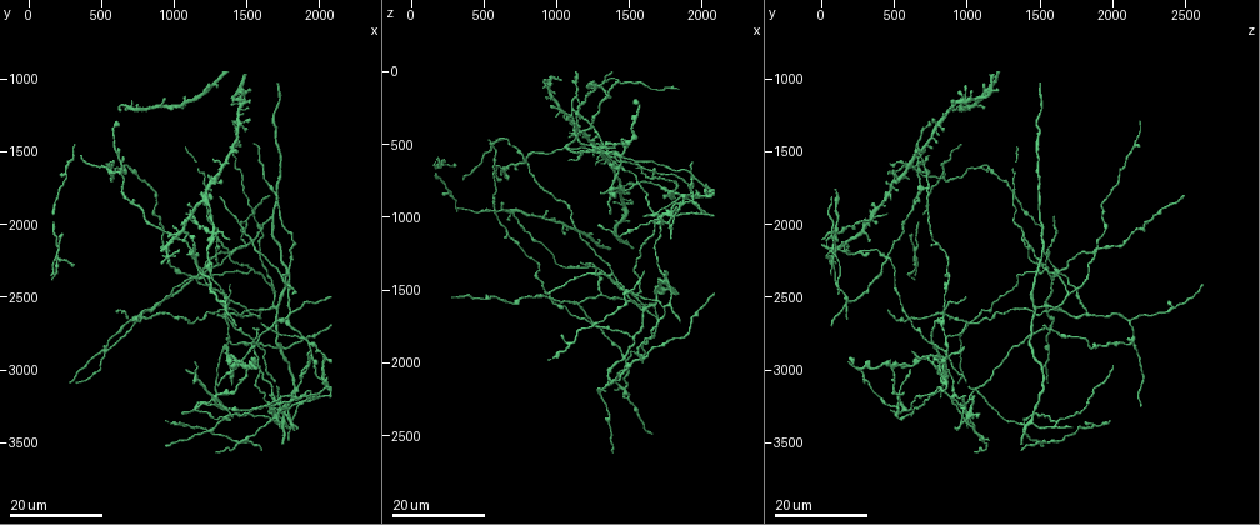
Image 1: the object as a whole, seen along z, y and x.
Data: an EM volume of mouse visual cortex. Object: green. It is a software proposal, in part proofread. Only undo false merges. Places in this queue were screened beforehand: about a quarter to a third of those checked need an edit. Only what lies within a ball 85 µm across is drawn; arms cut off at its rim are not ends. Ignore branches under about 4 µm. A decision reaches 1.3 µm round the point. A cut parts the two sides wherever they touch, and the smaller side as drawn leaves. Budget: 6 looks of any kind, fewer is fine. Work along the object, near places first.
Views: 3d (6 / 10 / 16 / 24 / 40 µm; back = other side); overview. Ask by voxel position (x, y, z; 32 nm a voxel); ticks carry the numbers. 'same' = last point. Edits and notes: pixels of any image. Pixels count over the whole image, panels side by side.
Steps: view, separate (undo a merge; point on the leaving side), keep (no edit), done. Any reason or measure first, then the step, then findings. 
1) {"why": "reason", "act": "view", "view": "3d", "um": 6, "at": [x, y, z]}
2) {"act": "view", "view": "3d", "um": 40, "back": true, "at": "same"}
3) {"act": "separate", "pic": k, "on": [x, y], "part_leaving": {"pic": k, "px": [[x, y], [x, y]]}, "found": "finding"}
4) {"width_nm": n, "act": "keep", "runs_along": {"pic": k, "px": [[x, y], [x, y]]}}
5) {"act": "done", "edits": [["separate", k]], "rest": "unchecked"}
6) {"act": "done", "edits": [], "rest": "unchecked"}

{"why": "three-way junction", "act": "view", "view": "3d", "um": 24, "at": [1520, 2320, 1520]}

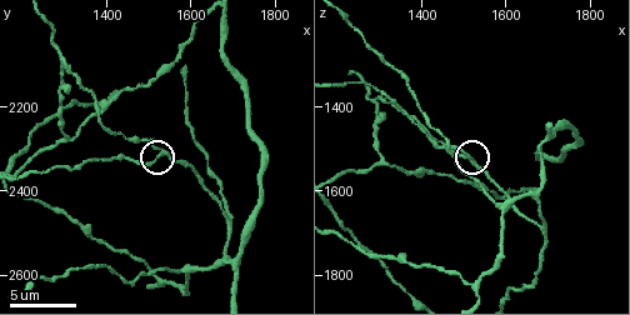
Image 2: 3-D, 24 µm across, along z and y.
{"why": "closer look", "act": "view", "view": "3d", "um": 10, "at": [1530, 2300, 1535]}

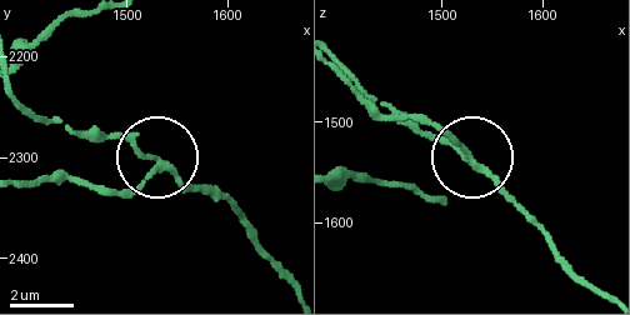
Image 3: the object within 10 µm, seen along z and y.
{"width_nm": 160, "act": "keep", "runs_along": {"pic": 3, "px": [[596, 293], [430, 120]]}, "found": "all the same cell"}

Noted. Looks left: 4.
{"why": "small branch off a trunk", "act": "view", "view": "3d", "um": 10, "at": [1665, 2570, 1610]}

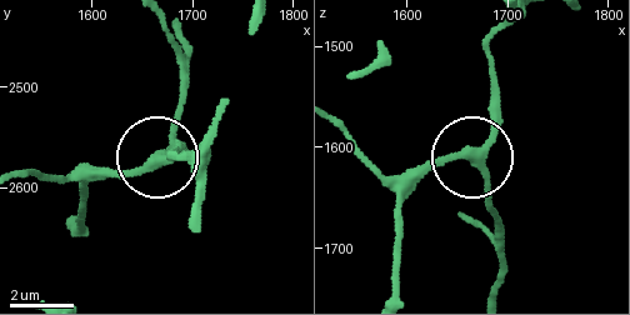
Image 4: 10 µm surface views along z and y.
{"act": "view", "view": "3d", "um": 6, "at": [1662, 2572, 1610]}

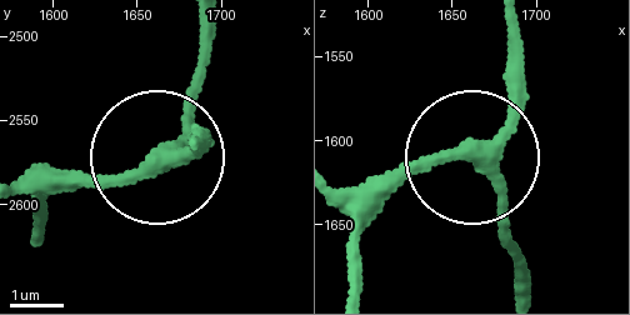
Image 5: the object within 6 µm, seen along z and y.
{"arms": 3, "act": "keep", "found": "all the same cell"}

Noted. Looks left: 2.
{"why": "three-way junction", "act": "view", "view": "3d", "um": 10, "at": [1690, 2480, 1700]}

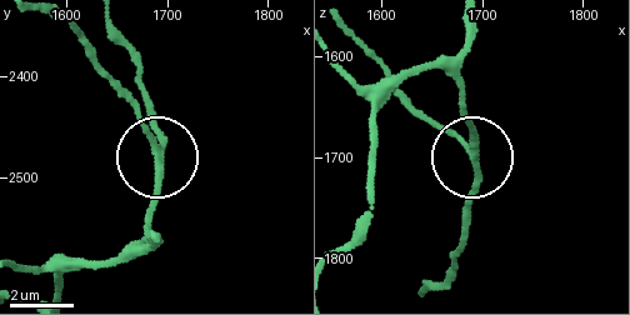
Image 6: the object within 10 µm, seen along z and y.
{"width_nm": 220, "act": "keep", "runs_along": {"pic": 6, "px": [[468, 24], [460, 105], [476, 178], [468, 231]]}, "found": "all the same cell"}

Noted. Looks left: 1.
{"act": "done", "edits": [], "rest": "unchecked"}

